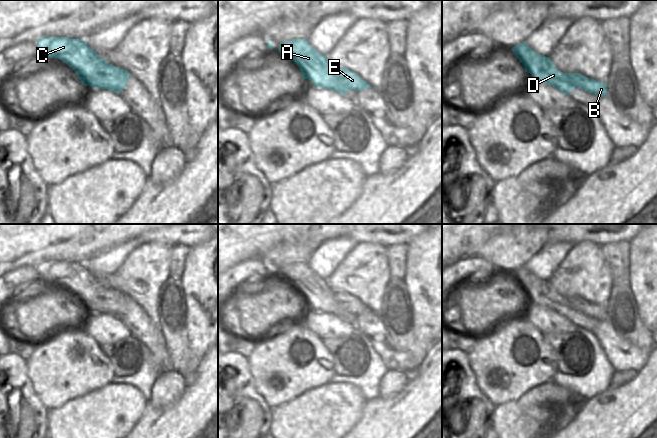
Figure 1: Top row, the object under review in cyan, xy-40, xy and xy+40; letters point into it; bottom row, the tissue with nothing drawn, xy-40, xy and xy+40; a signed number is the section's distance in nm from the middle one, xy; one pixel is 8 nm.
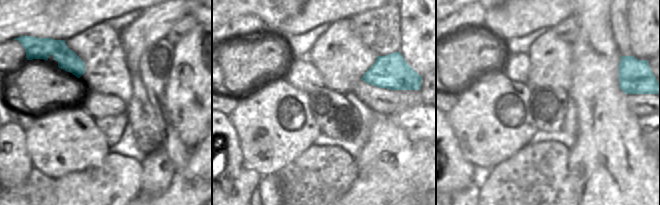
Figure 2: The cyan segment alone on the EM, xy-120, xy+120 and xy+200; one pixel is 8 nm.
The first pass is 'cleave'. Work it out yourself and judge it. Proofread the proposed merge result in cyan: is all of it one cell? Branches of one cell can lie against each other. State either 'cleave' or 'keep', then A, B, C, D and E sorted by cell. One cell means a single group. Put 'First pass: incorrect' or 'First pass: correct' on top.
First pass: correct
cleave | A C D / B E

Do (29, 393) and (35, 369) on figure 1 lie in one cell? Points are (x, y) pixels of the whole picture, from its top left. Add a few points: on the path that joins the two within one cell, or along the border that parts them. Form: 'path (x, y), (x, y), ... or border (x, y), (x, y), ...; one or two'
border (26, 361), (26, 375), (32, 389), (42, 404); two

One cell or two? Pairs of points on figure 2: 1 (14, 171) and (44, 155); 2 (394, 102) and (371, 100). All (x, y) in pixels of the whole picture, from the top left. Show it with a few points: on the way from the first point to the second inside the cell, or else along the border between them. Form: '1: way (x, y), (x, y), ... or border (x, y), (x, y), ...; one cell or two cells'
1: border (25, 139), (28, 156), (33, 167); two cells
2: way (388, 102), (377, 100); one cell

